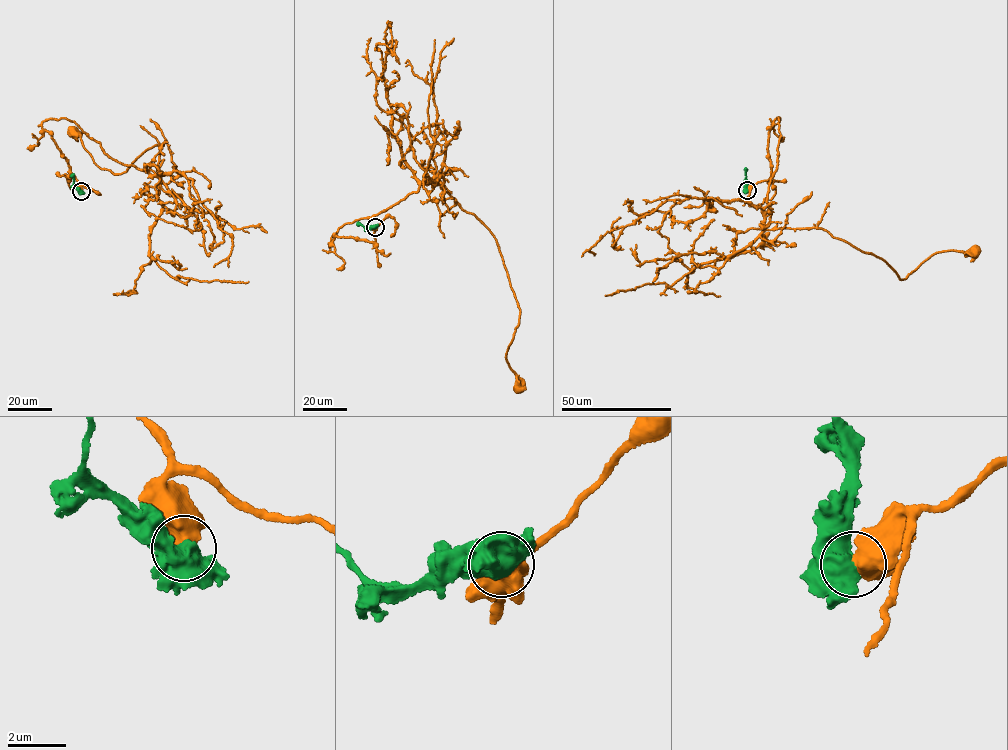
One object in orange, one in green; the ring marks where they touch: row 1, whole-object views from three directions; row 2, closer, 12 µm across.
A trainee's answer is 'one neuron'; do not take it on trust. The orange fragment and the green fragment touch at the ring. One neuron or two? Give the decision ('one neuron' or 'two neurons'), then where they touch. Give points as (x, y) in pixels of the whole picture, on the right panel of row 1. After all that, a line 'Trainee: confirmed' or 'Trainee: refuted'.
two neurons; place (747, 190)
Trainee: refuted

